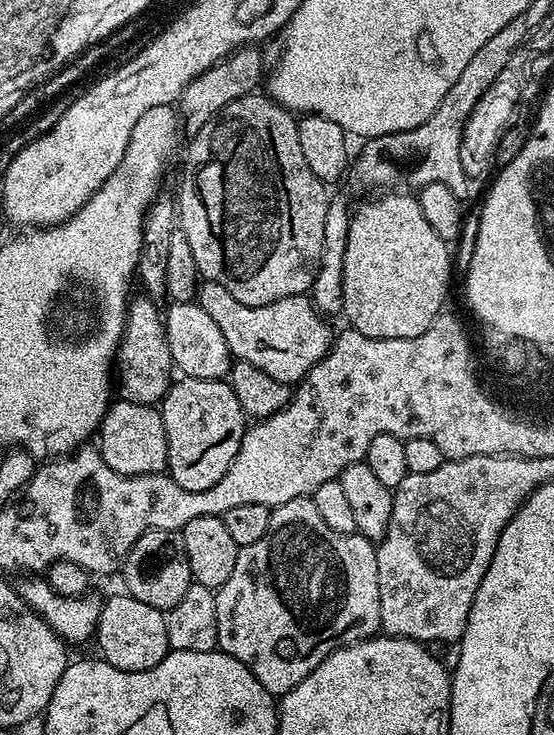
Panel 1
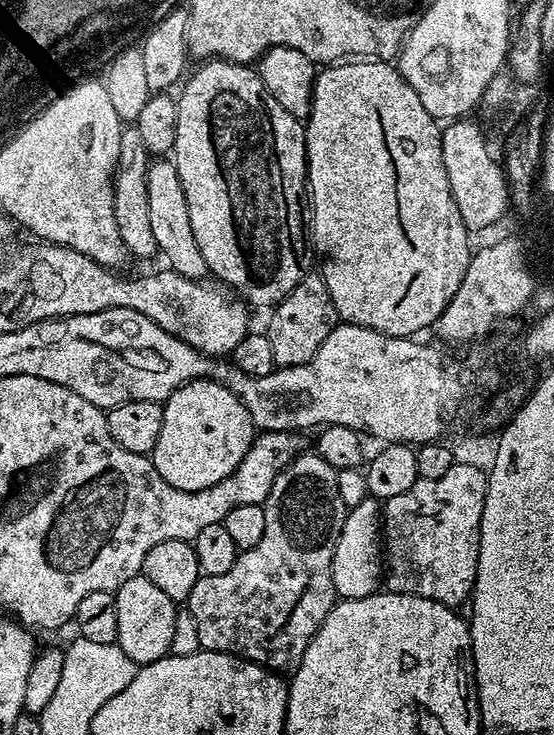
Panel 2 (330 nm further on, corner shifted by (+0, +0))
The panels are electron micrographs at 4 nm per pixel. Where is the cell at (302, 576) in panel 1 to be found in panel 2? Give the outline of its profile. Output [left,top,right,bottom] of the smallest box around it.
[186,454,346,674]

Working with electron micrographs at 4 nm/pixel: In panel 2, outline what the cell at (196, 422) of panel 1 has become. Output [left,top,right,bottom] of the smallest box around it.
[150,380,254,492]

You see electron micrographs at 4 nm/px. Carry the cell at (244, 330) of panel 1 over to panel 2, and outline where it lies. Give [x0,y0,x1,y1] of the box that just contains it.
[146,158,209,280]

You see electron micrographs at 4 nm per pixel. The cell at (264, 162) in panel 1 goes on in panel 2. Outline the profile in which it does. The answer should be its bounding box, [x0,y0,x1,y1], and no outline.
[170,58,309,310]

